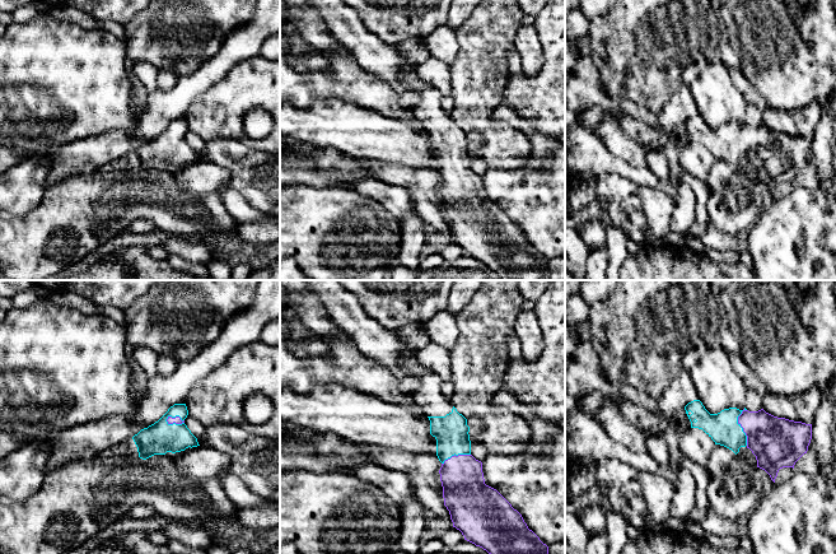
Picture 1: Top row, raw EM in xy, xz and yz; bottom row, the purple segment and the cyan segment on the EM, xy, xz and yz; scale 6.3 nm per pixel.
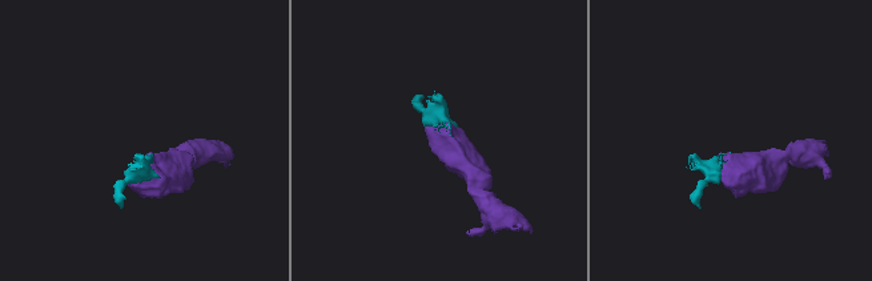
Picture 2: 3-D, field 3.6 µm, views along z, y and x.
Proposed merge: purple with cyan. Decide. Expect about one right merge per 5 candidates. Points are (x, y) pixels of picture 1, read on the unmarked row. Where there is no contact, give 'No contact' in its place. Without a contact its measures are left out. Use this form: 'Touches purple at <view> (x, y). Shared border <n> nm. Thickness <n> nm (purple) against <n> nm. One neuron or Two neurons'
Touches purple at xy (174, 136). Shared border 120 nm. Thickness 50 nm (purple) against 200 nm. One neuron

